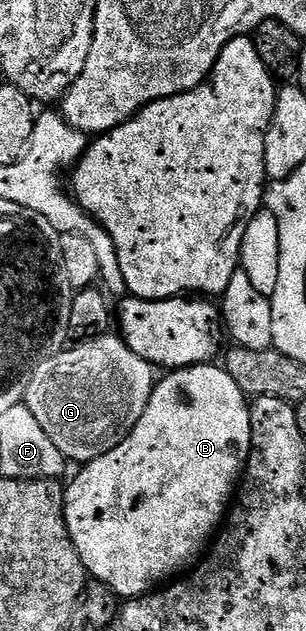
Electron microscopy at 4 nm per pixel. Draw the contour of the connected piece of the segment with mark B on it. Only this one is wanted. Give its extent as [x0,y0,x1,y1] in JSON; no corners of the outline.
[64,365,252,600]

